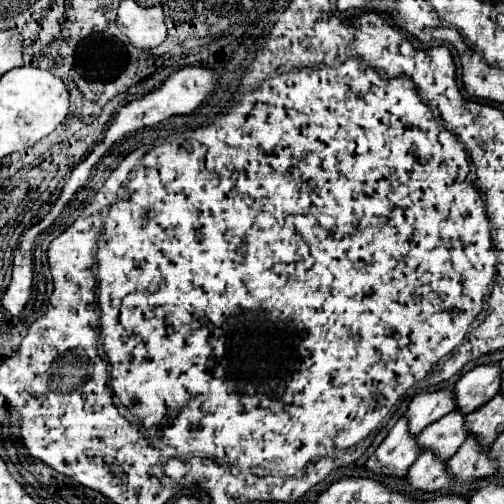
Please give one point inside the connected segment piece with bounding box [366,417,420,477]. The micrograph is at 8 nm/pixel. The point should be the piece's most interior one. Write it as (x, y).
(398, 451)

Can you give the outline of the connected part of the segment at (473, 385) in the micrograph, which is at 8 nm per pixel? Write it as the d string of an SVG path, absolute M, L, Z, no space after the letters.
M480 365L470 369L460 381L454 385L456 393L456 411L464 411L464 415L476 411L484 403L488 403L500 391L500 367Z

